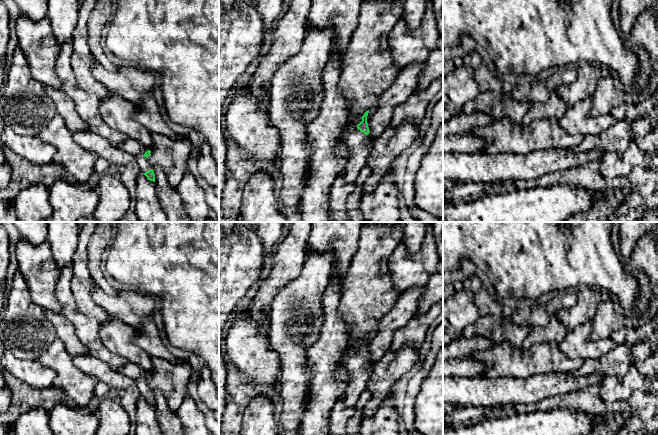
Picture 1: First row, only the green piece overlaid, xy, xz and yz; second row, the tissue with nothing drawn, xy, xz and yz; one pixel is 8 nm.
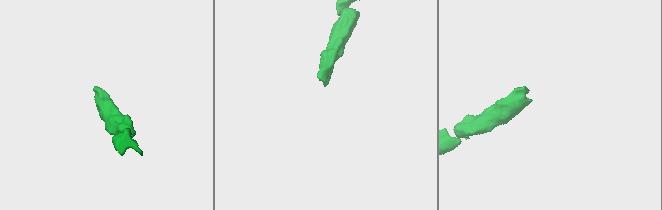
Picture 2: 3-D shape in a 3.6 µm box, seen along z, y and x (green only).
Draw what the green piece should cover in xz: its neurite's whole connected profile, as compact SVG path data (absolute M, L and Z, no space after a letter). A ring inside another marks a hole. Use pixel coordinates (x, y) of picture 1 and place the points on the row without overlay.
M369 334L362 340L362 345L347 356L337 371L338 375L346 377L346 388L342 398L349 407L356 405L372 374L374 363L367 360L370 356L367 347L368 337Z

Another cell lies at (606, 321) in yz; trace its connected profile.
M611 300L602 301L592 320L591 340L608 338L613 332L625 327L638 327L640 318L632 313L620 314L614 310Z

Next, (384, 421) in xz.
M391 390L378 409L363 419L360 427L361 435L399 435L399 413L390 396Z

